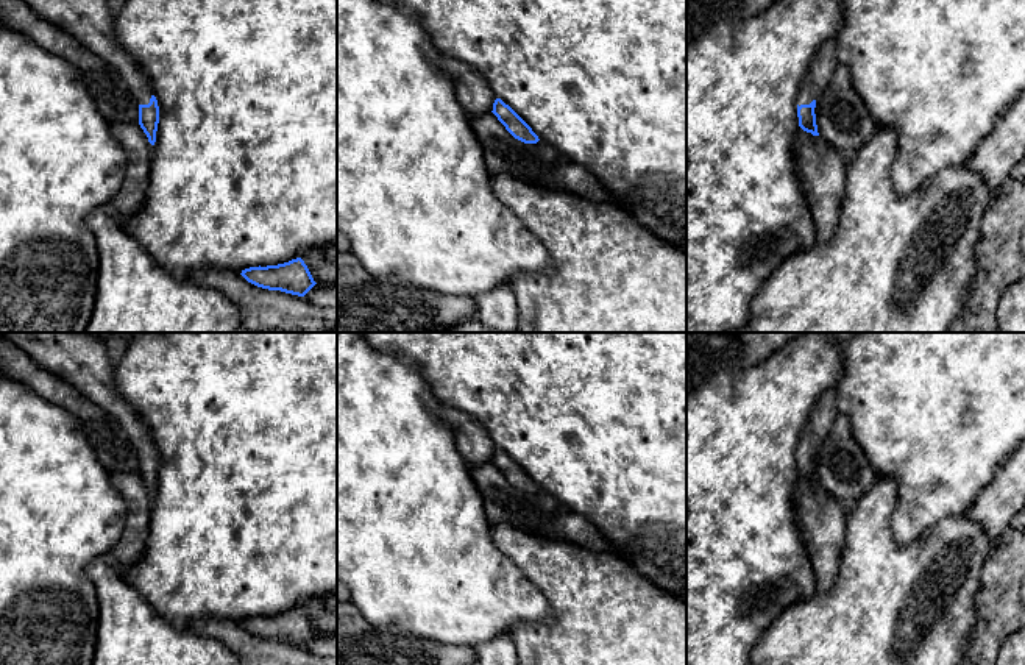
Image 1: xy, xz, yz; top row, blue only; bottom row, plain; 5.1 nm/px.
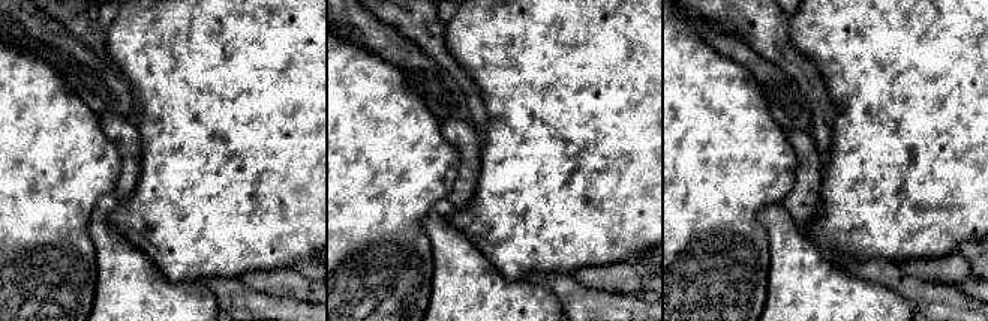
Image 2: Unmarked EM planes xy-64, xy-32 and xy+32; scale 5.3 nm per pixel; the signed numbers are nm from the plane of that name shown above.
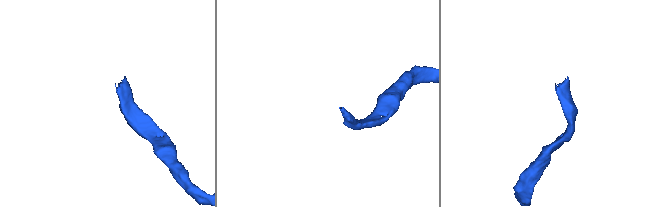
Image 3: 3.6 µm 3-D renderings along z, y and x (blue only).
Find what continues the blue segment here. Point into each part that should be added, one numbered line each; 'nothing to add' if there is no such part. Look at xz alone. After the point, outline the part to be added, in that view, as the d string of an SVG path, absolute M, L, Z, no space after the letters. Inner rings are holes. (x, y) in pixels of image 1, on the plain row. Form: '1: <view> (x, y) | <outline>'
nothing to add

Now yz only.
1: yz (824, 412) | M832 387L819 397L811 411L797 445L799 456L810 454L821 446L827 439L836 415L836 387Z

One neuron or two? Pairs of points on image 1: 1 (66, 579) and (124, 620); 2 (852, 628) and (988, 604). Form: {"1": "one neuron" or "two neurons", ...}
{"1": "two neurons", "2": "two neurons"}

